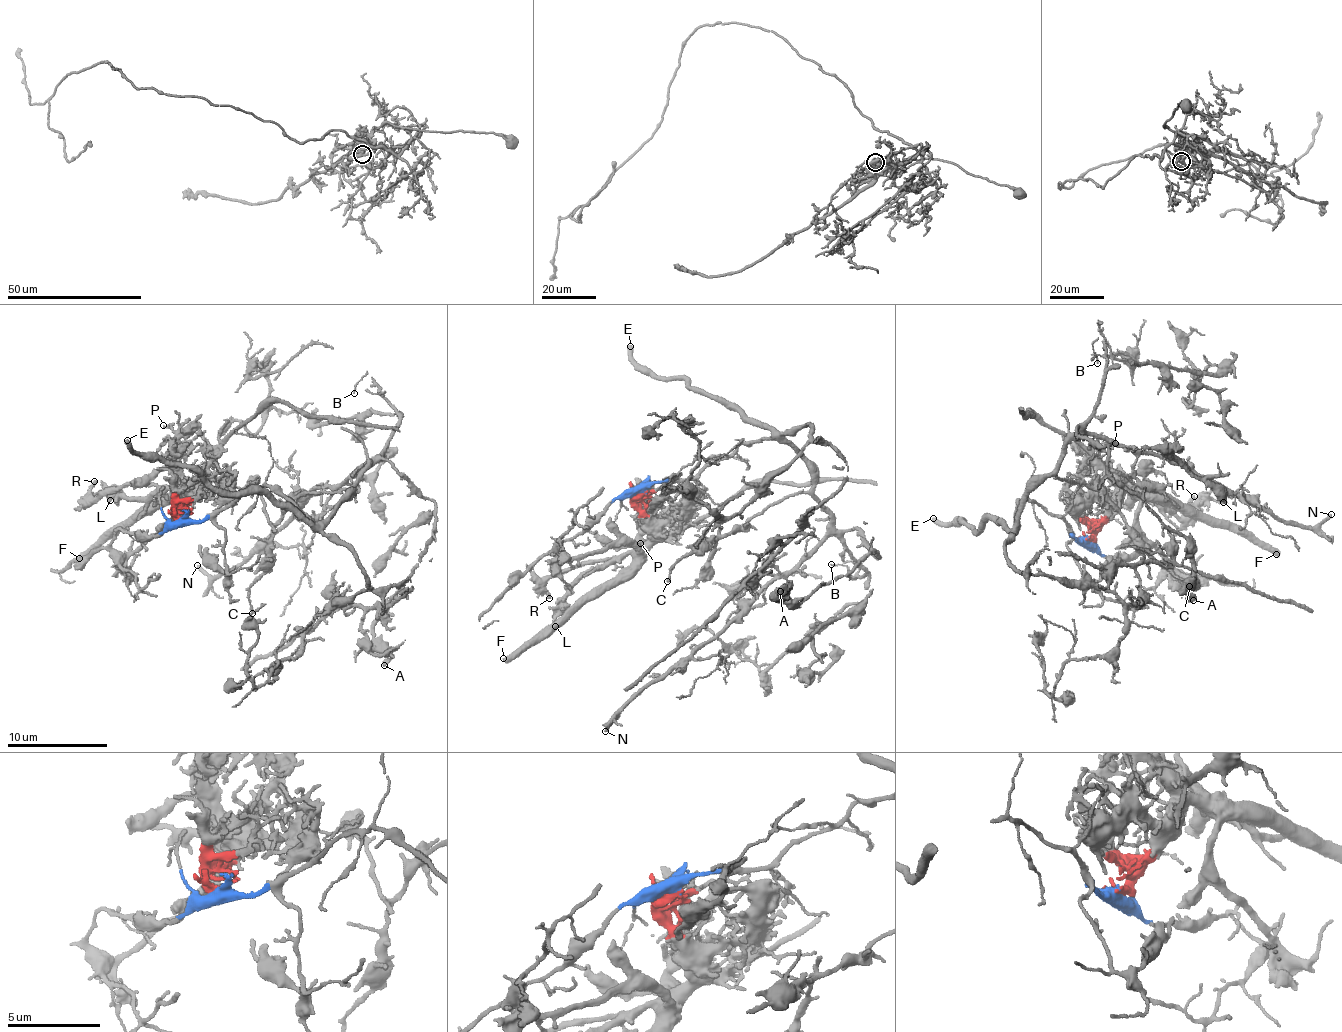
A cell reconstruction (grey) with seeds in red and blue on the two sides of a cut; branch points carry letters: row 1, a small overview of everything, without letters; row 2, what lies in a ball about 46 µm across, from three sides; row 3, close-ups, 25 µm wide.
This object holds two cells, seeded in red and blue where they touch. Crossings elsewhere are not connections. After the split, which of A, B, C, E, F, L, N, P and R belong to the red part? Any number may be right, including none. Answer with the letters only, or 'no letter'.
F, L, P, R

